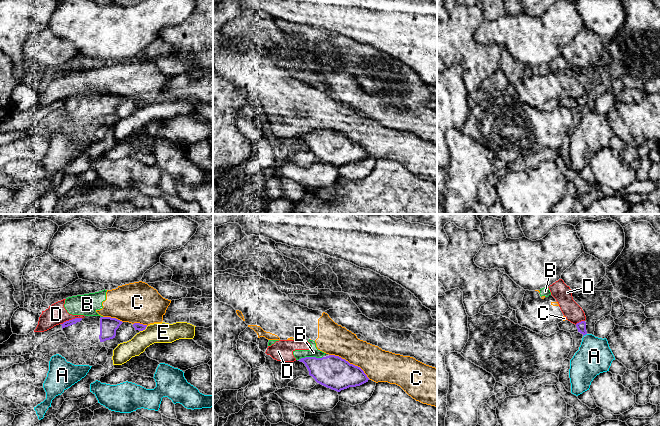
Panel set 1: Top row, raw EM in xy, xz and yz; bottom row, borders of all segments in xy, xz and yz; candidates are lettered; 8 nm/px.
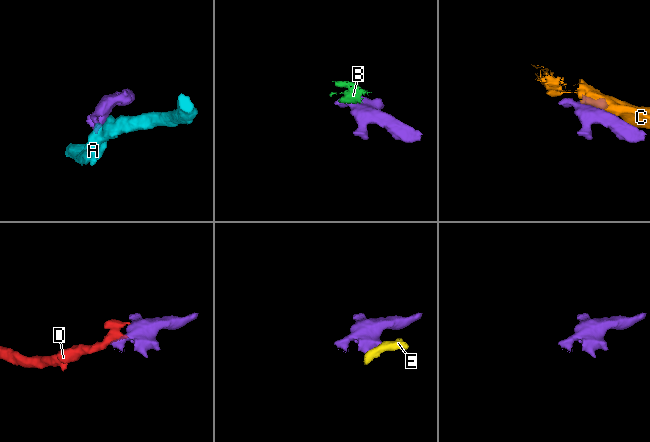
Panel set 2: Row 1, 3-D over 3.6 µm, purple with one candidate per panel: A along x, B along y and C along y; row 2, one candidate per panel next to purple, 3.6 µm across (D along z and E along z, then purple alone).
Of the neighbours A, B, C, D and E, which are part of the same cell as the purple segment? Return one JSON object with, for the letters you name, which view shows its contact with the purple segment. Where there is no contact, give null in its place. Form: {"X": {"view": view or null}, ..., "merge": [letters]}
{"merge": []}

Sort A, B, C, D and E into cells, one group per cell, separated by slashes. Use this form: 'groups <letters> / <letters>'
groups A / B C D / E

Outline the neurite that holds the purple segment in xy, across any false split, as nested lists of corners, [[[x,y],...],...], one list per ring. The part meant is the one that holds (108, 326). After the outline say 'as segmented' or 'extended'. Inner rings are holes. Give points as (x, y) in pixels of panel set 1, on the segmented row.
[[[85,316],[84,318],[75,318],[66,321],[61,325],[67,340],[70,341],[75,348],[87,349],[98,342],[104,342],[115,338],[116,330],[122,323],[122,321],[111,317]]] | extended

